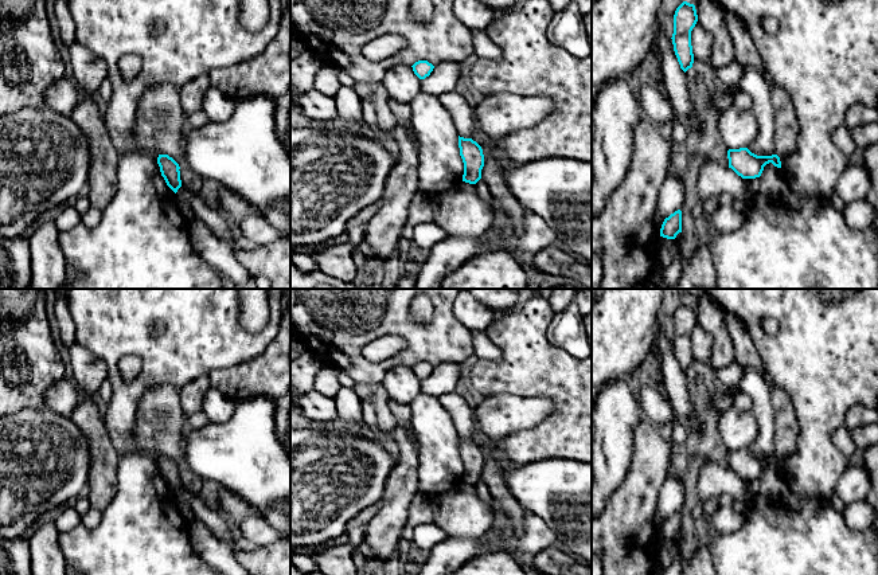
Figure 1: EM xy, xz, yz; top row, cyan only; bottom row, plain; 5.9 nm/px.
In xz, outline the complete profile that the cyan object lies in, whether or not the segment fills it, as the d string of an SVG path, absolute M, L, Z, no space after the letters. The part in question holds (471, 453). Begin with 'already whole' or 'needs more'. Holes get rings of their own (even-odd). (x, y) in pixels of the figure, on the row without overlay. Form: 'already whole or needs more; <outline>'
already whole; M458 437L460 457L464 463L463 482L476 485L481 480L484 455L481 447L472 439Z

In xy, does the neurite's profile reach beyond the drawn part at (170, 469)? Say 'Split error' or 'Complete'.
Complete

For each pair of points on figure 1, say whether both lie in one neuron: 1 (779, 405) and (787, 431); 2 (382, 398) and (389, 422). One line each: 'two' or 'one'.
1: one
2: one

